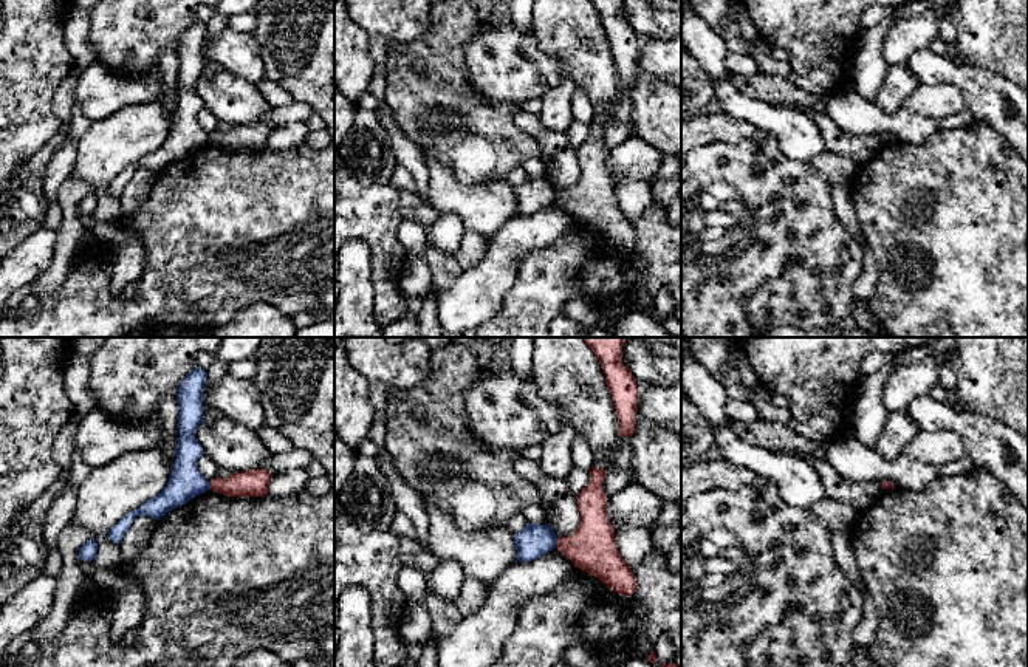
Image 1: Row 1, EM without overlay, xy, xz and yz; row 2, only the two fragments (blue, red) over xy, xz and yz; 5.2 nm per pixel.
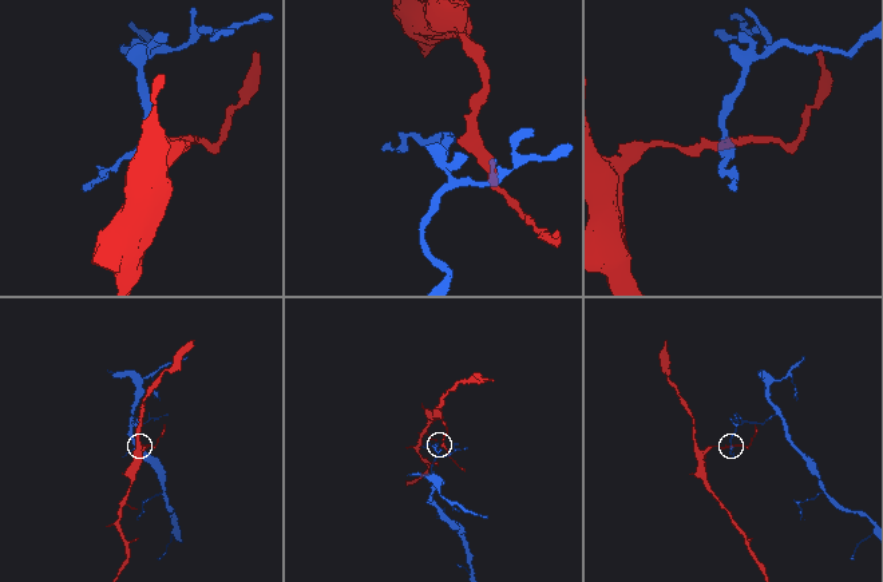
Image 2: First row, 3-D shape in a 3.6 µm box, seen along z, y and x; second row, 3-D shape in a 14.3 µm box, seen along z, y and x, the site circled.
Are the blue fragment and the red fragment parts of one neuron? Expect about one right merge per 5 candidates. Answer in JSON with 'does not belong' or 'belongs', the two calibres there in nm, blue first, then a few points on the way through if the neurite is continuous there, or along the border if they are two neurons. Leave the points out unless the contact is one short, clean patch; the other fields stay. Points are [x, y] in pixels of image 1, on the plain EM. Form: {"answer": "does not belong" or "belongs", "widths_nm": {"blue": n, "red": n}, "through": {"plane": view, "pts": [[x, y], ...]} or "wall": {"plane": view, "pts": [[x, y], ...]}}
{"answer": "does not belong", "widths_nm": {"blue": 170, "red": 240}, "wall": {"plane": "xz", "pts": [[558, 192], [555, 200]]}}

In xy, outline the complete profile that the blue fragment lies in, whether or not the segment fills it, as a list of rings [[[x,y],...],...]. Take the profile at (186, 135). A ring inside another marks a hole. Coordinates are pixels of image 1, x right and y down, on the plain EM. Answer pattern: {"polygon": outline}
{"polygon": [[[197,20],[180,37],[176,54],[180,57],[180,93],[176,111],[167,139],[138,162],[124,169],[110,184],[110,193],[121,197],[124,187],[138,169],[159,173],[172,162],[183,159],[190,152],[211,142],[211,136],[200,127],[197,116],[204,108],[195,91],[197,80],[203,74],[203,43],[206,25]]]}

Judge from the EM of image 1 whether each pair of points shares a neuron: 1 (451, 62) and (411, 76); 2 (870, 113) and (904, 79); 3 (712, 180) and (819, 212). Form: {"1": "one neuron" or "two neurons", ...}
{"1": "one neuron", "2": "two neurons", "3": "one neuron"}

